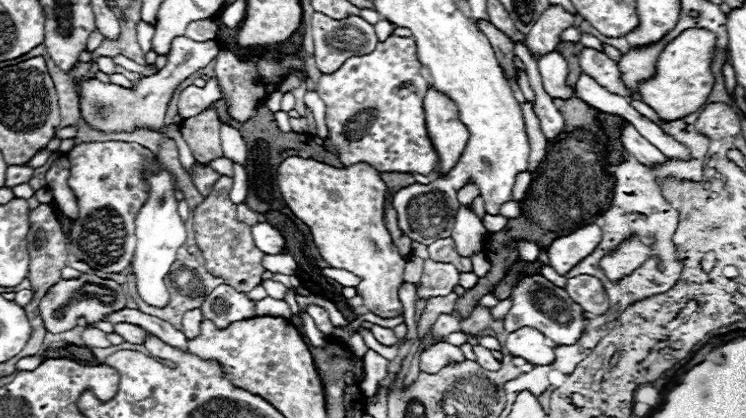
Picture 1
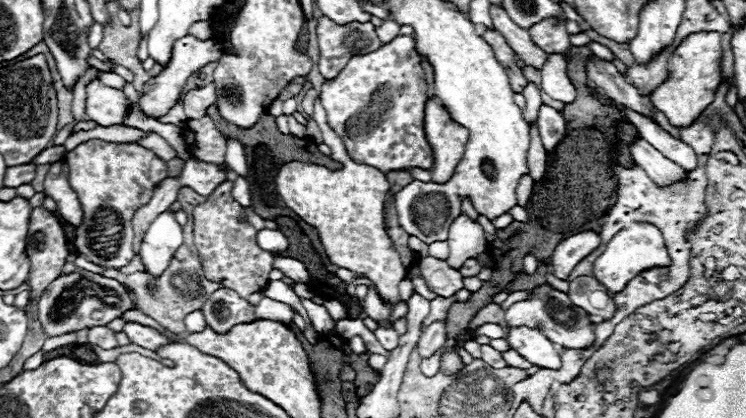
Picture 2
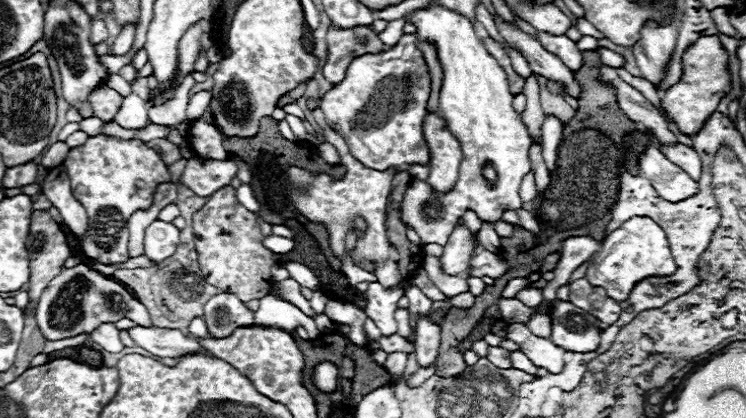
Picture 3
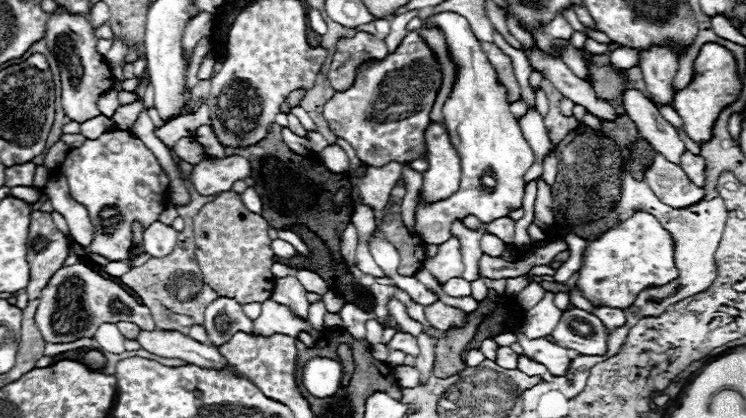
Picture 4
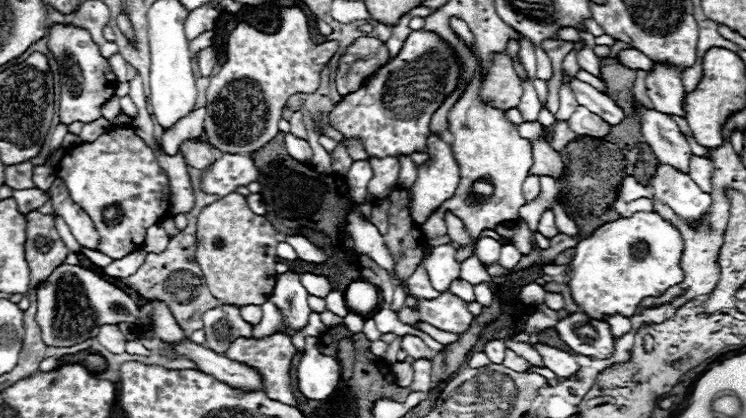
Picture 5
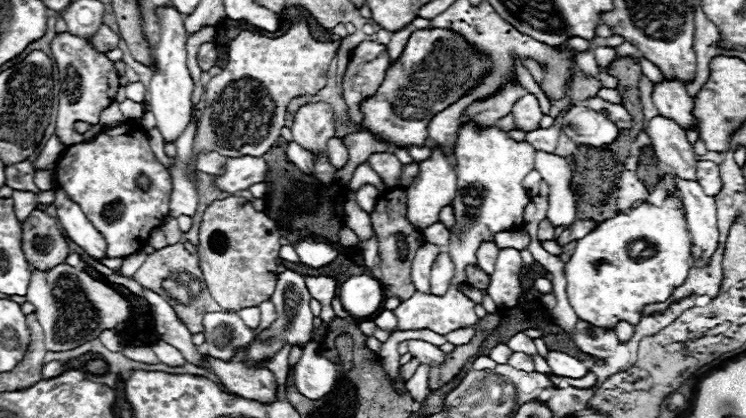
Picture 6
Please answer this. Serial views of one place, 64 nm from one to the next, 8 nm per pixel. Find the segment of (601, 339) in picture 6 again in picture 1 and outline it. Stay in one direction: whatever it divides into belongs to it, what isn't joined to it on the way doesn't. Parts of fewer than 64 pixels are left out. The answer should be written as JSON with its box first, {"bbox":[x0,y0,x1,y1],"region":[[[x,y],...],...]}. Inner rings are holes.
{"bbox":[504,276,586,346],"region":[[[544,276],[524,278],[512,290],[512,298],[514,298],[512,308],[504,318],[504,328],[508,332],[514,332],[516,328],[522,328],[522,326],[530,326],[540,330],[546,338],[554,340],[556,344],[564,344],[564,346],[576,344],[584,334],[584,322],[586,322],[584,310],[576,302],[572,302],[572,298],[566,294],[564,288],[554,286]]]}

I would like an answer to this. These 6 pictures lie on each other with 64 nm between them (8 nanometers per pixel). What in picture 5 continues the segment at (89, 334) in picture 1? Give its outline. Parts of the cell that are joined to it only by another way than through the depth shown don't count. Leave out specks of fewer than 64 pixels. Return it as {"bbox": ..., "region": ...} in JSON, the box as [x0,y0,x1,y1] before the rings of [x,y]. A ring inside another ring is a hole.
{"bbox":[98,326,126,354],"region":[[[104,326],[104,328],[100,328],[100,332],[98,332],[98,342],[106,348],[106,350],[110,350],[112,354],[122,354],[124,352],[124,346],[126,346],[126,338],[124,338],[124,334],[118,330],[118,326]]]}

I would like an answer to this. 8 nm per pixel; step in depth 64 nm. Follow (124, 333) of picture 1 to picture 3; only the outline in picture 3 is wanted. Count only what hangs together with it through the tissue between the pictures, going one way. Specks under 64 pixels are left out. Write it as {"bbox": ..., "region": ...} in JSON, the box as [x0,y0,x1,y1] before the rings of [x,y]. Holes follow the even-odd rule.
{"bbox":[130,328,212,358],"region":[[[132,328],[130,338],[144,350],[148,350],[154,356],[160,358],[178,358],[184,354],[206,354],[212,356],[206,348],[202,348],[198,344],[198,340],[194,340],[192,336],[184,336],[180,330],[168,330],[168,328]]]}

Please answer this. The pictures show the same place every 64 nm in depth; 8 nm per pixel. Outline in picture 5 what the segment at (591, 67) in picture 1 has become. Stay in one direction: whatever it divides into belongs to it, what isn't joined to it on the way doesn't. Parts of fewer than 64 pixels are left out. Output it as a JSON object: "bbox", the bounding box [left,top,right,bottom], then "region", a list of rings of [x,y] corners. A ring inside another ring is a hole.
{"bbox":[636,102,692,174],"region":[[[636,102],[636,108],[642,122],[642,136],[654,150],[656,158],[662,164],[668,164],[688,174],[692,150],[688,146],[686,136],[680,132],[678,124],[668,114],[662,114],[656,110],[644,110],[638,102]]]}

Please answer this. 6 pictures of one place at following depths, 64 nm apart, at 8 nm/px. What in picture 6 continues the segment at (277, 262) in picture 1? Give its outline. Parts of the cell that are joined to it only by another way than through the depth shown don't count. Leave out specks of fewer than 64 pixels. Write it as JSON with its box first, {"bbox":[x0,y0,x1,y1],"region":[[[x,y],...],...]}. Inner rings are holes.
{"bbox":[304,276,336,322],"region":[[[306,276],[304,280],[308,284],[308,290],[312,292],[312,298],[322,304],[320,318],[324,322],[330,322],[334,318],[332,298],[336,296],[336,280],[330,276]]]}

